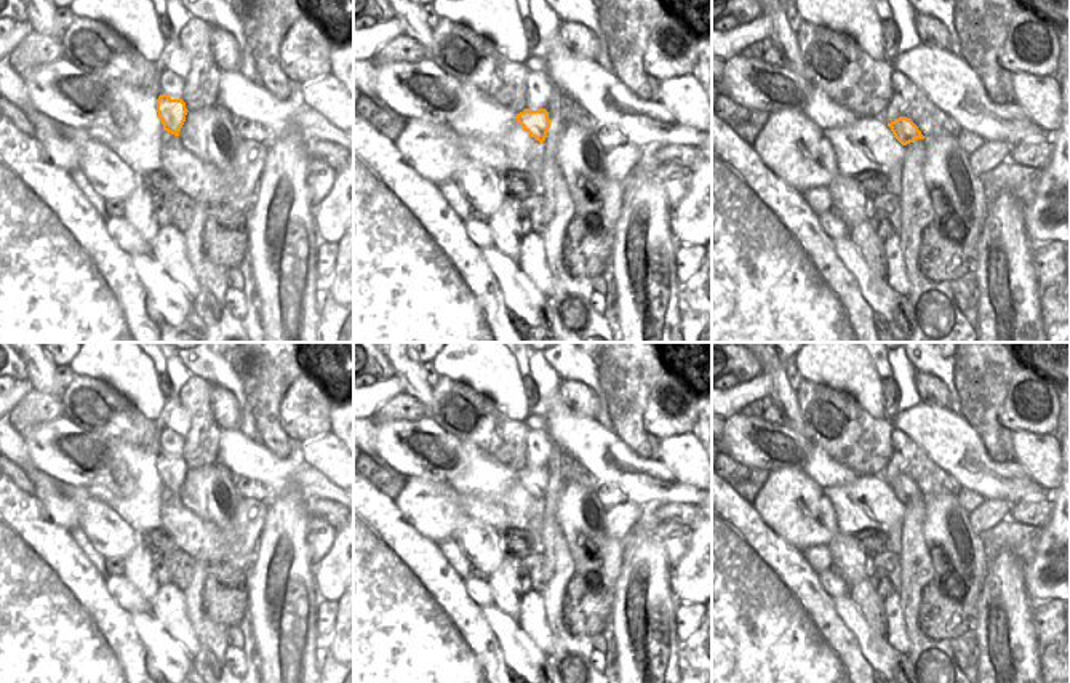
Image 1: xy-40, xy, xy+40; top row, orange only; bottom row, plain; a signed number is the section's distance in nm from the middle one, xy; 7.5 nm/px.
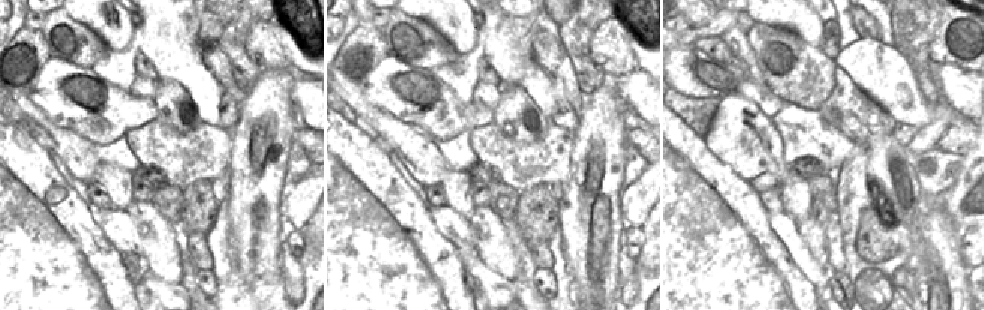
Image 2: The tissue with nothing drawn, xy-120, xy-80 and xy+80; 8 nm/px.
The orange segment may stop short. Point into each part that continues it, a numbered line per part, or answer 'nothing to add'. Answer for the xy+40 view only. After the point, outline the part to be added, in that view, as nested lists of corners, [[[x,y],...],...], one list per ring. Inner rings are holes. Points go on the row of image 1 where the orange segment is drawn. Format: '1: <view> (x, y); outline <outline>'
nothing to add

